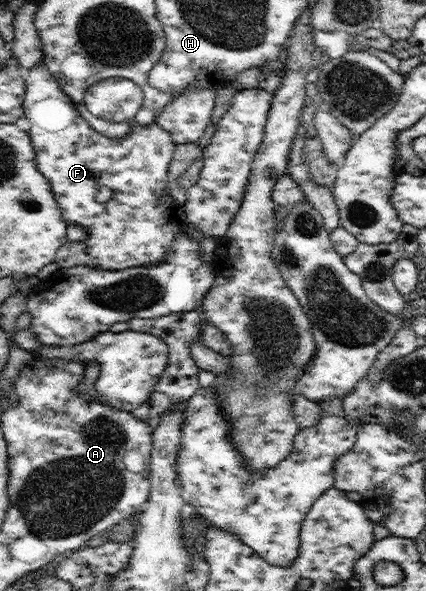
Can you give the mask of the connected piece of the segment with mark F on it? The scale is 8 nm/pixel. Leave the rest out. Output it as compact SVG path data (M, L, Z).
M45 62L33 66L25 78L24 115L30 124L29 139L35 150L38 171L50 182L55 199L68 223L82 225L88 232L86 243L66 242L56 253L60 269L91 266L102 270L124 270L135 266L163 263L178 231L185 226L183 205L179 205L167 189L168 164L176 144L160 125L138 125L122 140L110 140L93 130L78 113L75 103L62 90Z

